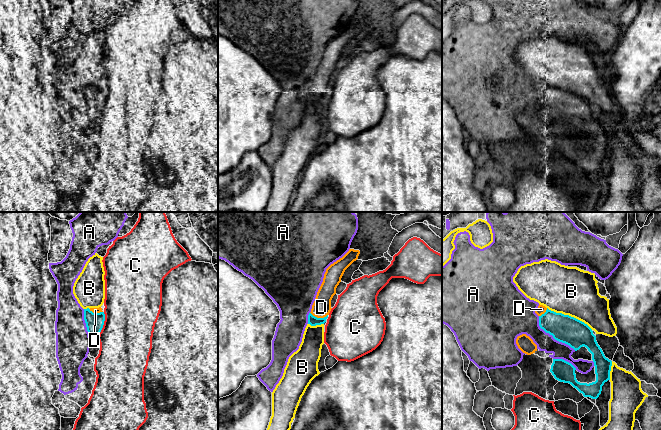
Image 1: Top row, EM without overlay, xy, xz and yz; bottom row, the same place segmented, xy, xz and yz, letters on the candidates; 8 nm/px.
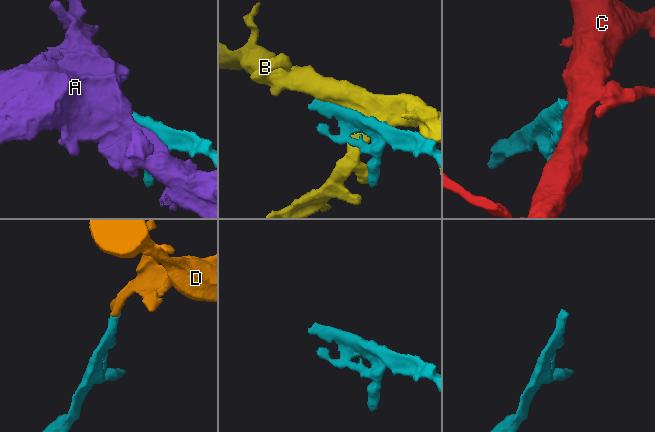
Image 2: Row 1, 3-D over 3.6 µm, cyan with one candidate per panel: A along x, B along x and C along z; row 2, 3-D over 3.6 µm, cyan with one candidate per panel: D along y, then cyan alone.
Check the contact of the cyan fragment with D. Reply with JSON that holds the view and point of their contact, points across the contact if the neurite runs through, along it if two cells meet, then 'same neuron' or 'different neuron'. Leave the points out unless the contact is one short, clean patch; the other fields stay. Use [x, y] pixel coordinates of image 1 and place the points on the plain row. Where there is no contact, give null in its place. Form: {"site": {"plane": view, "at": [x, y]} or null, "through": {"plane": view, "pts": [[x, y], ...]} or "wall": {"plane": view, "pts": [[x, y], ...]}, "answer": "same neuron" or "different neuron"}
{"site": {"plane": "xz", "at": [319, 94]}, "answer": "same neuron"}

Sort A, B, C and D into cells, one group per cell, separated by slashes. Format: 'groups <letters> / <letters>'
groups A / B / C / D

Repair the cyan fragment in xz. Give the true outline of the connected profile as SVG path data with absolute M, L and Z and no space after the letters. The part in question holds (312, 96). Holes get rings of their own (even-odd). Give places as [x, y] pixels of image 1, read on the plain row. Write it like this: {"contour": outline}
{"contour": "M349 25L342 34L326 45L323 58L317 68L311 88L308 91L308 100L316 102L326 98L332 85L331 76L336 70L336 64L341 58L345 46L358 35L359 30L359 26Z"}

